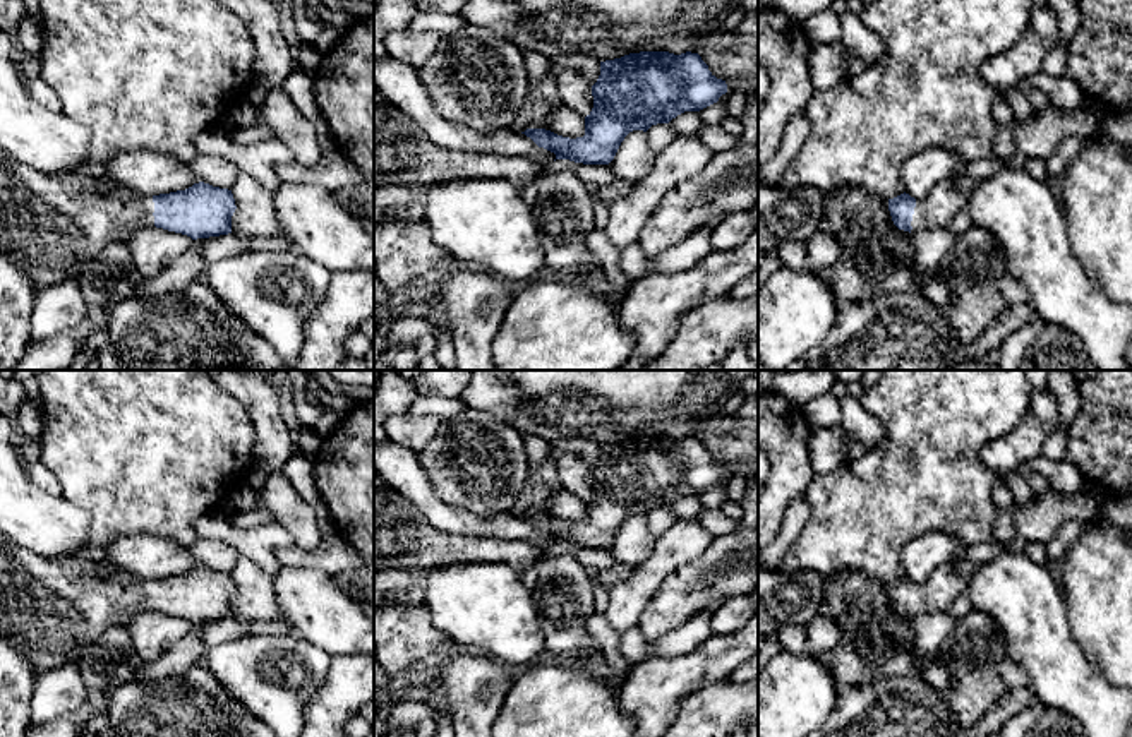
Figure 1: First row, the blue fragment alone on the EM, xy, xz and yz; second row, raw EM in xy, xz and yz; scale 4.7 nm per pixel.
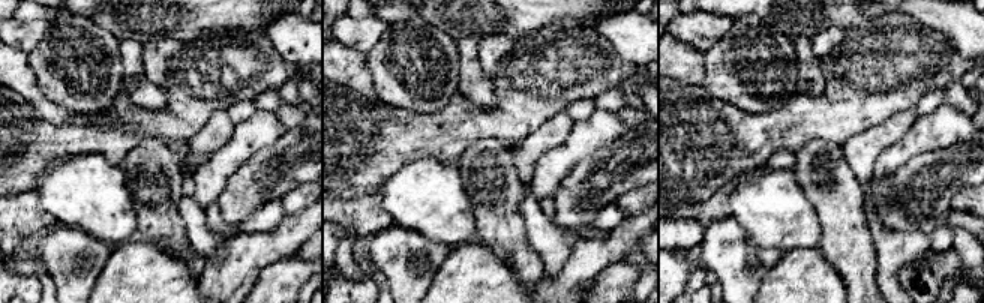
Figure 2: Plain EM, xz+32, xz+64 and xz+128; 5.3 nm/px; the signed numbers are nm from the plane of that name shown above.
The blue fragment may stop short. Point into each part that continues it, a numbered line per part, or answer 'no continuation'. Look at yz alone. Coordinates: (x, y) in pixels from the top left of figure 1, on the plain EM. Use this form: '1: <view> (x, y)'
1: yz (937, 593)

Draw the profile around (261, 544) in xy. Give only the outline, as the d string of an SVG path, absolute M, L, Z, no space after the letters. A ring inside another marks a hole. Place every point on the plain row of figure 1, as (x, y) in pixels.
M225 511L201 516L196 521L196 533L199 538L221 540L237 548L240 555L256 562L271 578L281 566L276 552L293 543L290 533L278 523L244 530L233 526Z

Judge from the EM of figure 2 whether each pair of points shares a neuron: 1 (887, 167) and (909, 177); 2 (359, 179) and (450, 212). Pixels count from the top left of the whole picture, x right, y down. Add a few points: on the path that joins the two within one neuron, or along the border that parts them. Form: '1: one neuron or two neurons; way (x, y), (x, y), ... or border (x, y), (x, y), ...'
1: two neurons; border (926, 152), (911, 156), (885, 180), (873, 186)
2: two neurons; border (407, 162), (377, 191)

